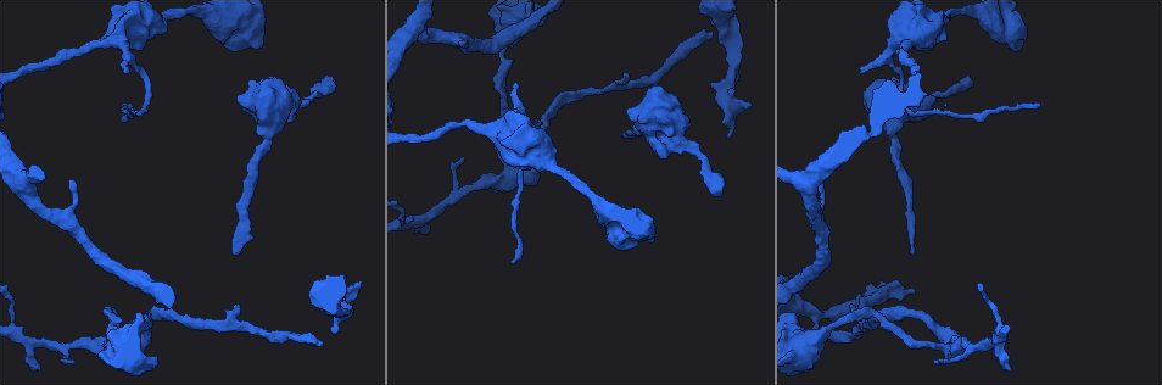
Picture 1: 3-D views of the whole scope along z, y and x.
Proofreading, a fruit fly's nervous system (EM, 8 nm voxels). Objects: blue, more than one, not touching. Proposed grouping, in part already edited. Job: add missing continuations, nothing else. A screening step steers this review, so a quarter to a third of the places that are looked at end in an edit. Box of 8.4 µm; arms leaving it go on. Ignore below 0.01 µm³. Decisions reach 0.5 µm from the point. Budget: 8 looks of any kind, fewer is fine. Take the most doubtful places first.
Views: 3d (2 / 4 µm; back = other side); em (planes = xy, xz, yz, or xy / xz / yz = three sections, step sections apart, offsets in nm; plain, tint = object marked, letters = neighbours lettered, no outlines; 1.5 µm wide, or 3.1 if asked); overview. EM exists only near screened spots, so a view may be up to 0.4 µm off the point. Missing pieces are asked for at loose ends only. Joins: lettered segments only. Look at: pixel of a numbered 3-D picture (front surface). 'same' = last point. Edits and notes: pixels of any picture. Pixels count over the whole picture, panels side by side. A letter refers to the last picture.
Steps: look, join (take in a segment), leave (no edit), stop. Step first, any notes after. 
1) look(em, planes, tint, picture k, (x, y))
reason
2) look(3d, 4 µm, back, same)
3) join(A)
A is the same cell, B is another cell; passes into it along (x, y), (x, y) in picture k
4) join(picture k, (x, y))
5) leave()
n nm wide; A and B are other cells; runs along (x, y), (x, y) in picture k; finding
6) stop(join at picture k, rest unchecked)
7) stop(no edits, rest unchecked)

look(em, xy, step 8, letters, picture 1, (623, 137))
free end

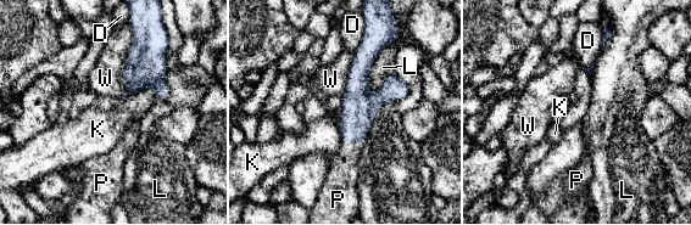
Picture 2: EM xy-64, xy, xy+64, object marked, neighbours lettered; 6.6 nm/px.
look(em, xz, step 8, letters, same)
another direction

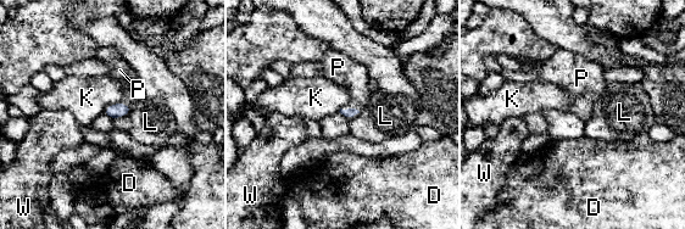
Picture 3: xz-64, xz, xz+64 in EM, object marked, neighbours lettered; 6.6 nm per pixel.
join(picture 3, (351, 74))
P is the same cell, D, K, L and W are other cells; it goes on there

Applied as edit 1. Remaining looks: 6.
look(overview)

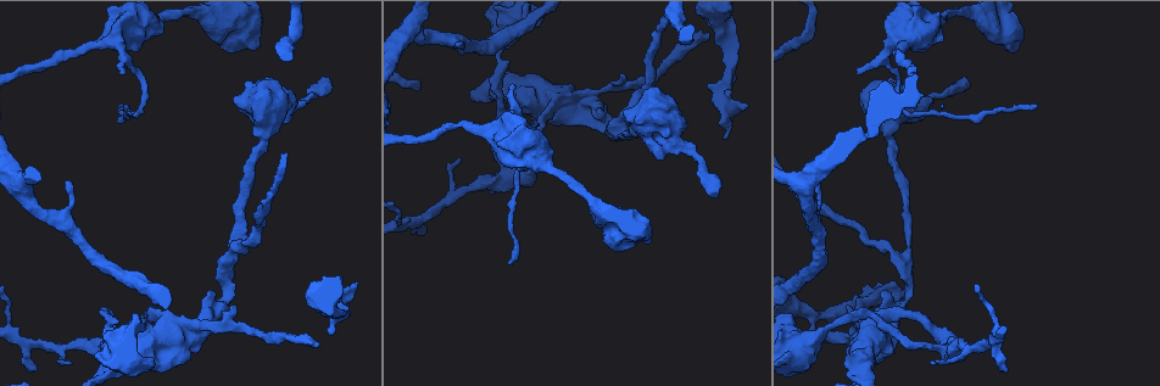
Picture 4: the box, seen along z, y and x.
look(3d, 4 µm, picture 4, (68, 183))
free end

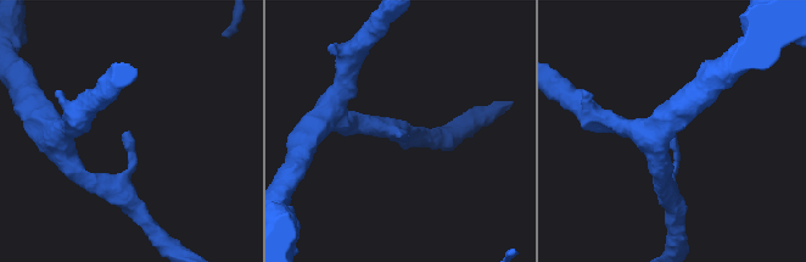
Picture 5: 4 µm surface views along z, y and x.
look(em, xy, step 8, letters, picture 5, (127, 132))

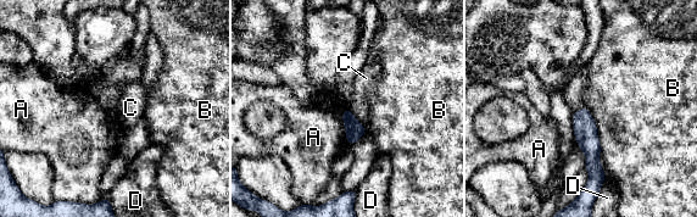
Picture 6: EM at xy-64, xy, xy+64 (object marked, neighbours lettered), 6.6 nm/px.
leave()
A, B, C and D are other cells; runs along (583, 111), (595, 181) in picture 6; none of them fits

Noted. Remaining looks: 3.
stop(join at picture 3, rest unchecked)

